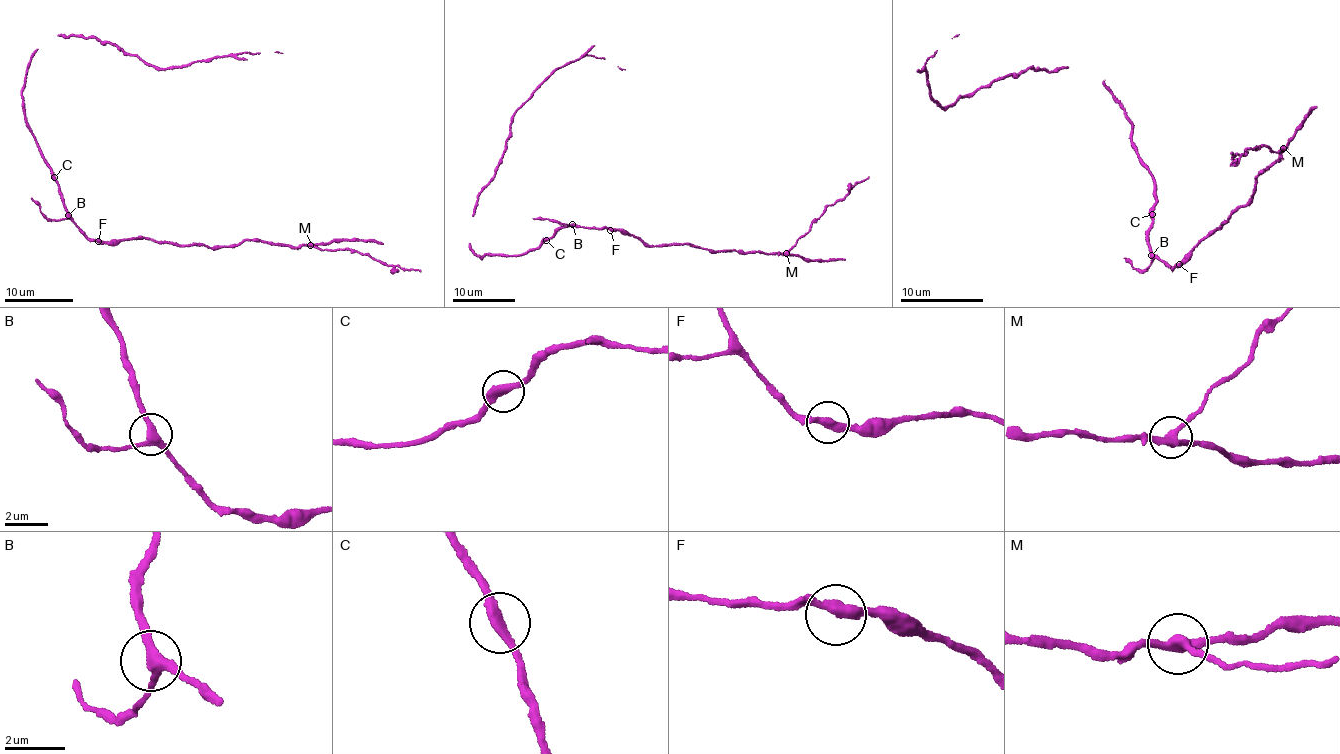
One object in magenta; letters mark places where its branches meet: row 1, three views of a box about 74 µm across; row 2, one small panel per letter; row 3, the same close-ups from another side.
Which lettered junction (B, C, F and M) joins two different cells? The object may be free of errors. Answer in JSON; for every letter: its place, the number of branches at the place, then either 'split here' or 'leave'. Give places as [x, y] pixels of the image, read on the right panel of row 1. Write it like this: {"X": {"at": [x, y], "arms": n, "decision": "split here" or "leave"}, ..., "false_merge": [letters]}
{"B": {"at": [1151, 255], "arms": 3, "decision": "leave"}, "C": {"at": [1152, 214], "arms": 2, "decision": "leave"}, "F": {"at": [1179, 264], "arms": 2, "decision": "leave"}, "M": {"at": [1283, 148], "arms": 3, "decision": "split here"}, "false_merge": ["M"]}

